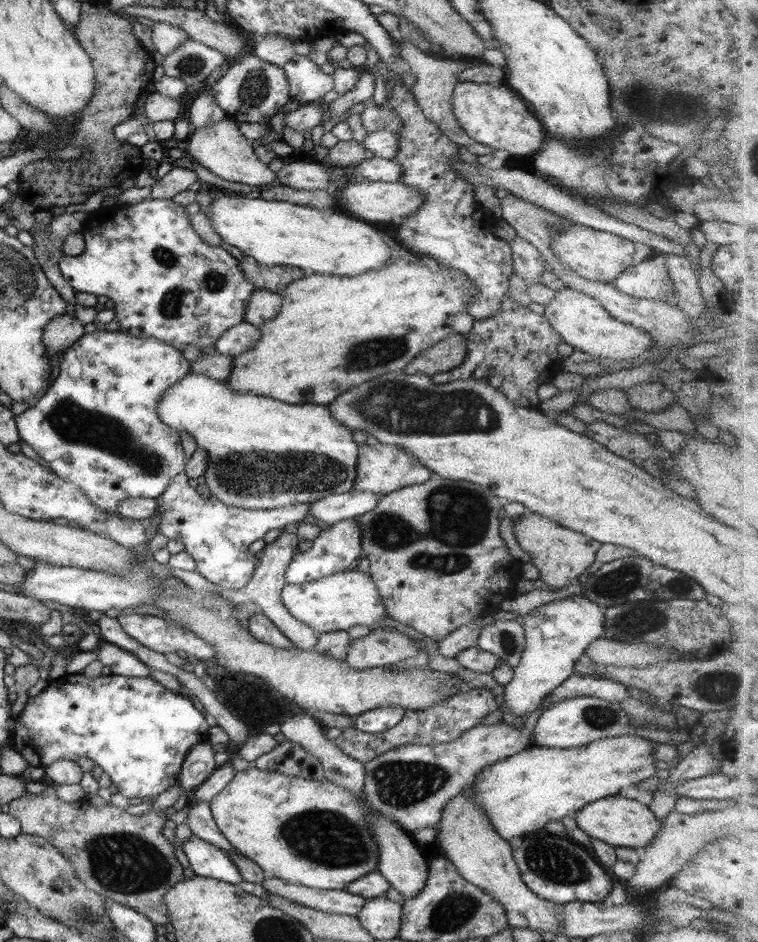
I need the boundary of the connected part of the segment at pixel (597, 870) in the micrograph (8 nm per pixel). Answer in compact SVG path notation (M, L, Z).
M540 836L536 840L521 838L516 843L516 850L514 845L513 857L526 886L538 896L559 905L574 901L602 903L612 891L615 877L587 848L565 836Z

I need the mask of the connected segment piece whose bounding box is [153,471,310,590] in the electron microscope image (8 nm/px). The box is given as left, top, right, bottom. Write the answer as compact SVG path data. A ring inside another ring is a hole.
M183 471L172 478L164 494L155 499L158 510L153 517L158 518L158 533L172 540L182 541L184 551L196 561L196 571L211 584L226 590L242 590L252 580L258 564L258 561L255 562L256 554L249 550L253 542L273 529L283 530L286 525L299 524L310 515L308 502L284 509L249 510L225 506L215 497L202 498L189 482L190 478Z

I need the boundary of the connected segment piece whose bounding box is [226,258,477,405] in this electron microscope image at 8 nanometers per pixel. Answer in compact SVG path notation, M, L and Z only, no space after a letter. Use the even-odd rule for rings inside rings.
M398 258L382 270L360 276L312 273L291 282L281 292L280 314L259 327L261 337L256 346L233 357L233 367L226 382L234 390L270 396L288 404L327 405L346 390L381 374L403 369L423 350L453 333L452 319L467 310L477 288L469 281L469 276L459 270L444 265L439 265L436 271L430 270L422 260L406 262Z

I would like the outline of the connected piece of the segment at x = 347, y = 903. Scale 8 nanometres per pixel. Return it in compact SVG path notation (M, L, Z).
M266 875L261 885L267 892L277 894L308 908L332 914L356 916L366 898L350 891L313 889L309 886L291 883L278 877Z

